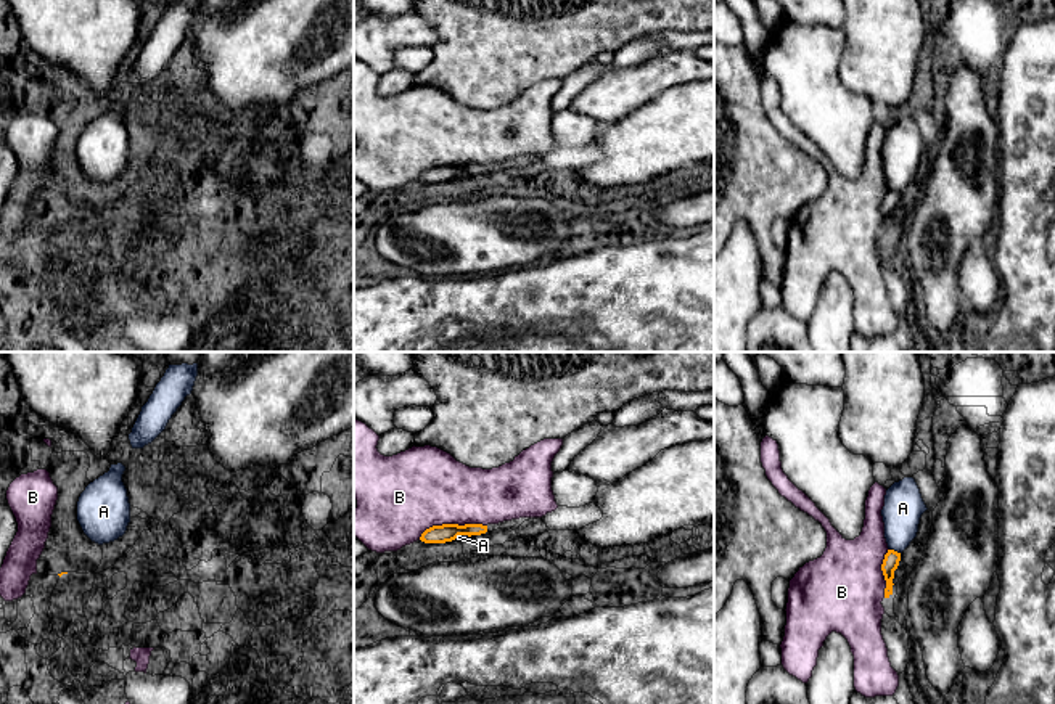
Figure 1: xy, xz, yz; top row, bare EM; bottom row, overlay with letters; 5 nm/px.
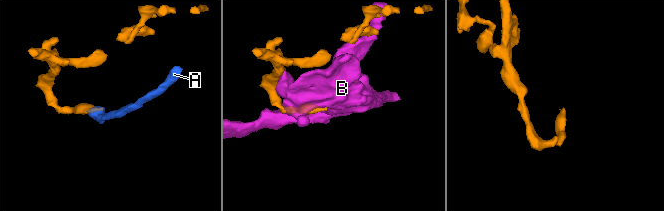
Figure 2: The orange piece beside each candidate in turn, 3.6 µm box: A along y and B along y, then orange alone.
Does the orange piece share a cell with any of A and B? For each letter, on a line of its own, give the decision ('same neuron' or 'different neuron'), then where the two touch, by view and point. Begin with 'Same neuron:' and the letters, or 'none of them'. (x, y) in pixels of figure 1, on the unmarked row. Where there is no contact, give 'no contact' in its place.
Same neuron: none of them
A: different neuron; contact yz (893, 190)
B: different neuron; contact xz (451, 164)

